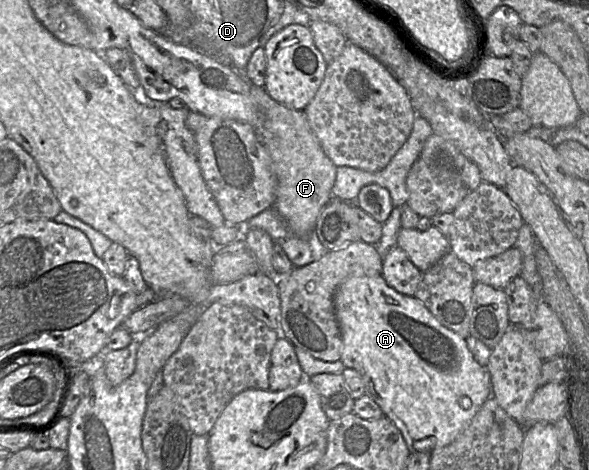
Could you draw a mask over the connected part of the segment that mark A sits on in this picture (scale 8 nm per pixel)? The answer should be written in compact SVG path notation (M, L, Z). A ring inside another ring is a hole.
M382 275L351 276L343 281L338 286L334 295L334 309L342 339L340 361L344 364L345 368L354 369L361 375L365 387L365 394L375 401L381 408L384 417L391 420L401 432L410 453L431 453L435 449L452 443L467 427L486 400L492 396L489 372L485 367L480 366L475 361L467 348L465 339L440 324L418 299L400 294L388 286Z

